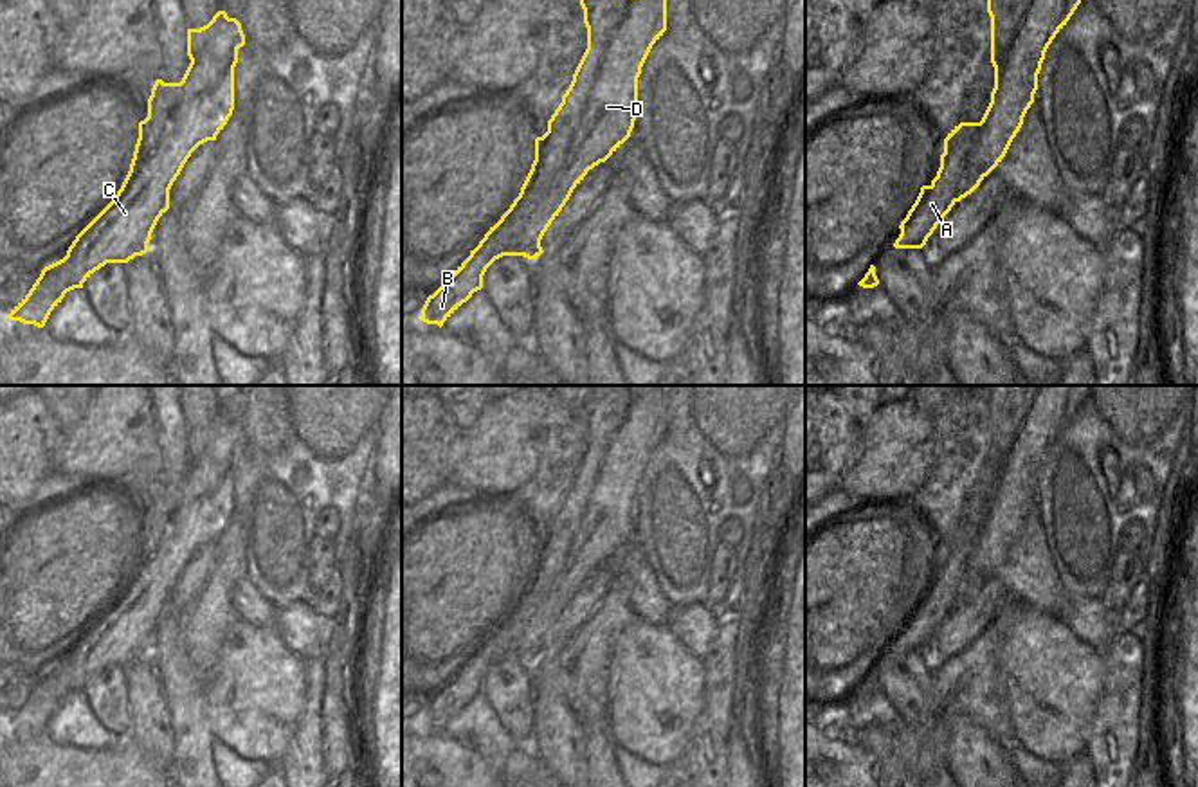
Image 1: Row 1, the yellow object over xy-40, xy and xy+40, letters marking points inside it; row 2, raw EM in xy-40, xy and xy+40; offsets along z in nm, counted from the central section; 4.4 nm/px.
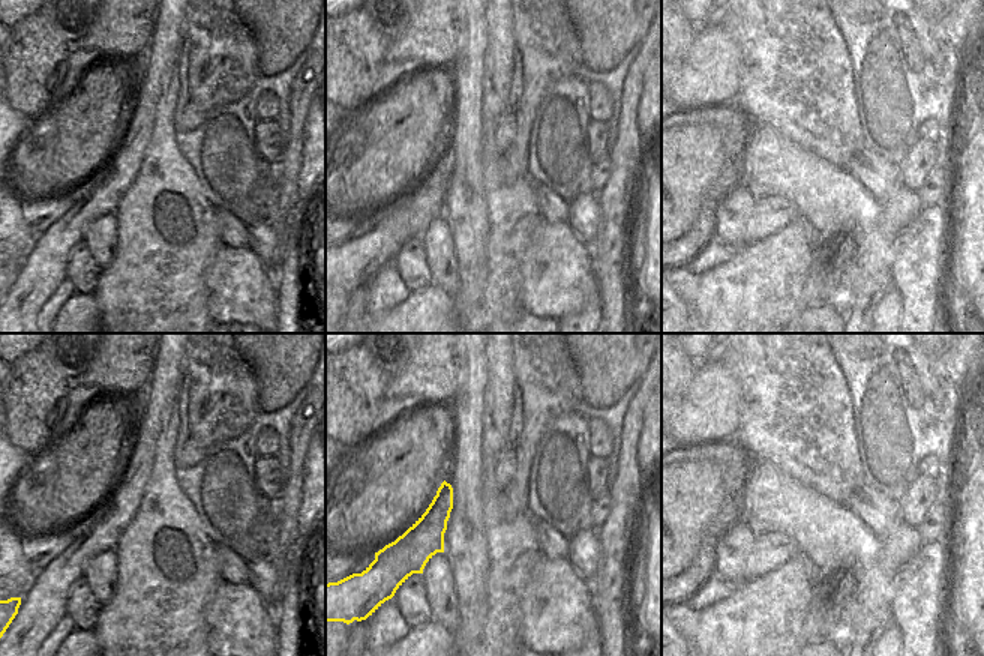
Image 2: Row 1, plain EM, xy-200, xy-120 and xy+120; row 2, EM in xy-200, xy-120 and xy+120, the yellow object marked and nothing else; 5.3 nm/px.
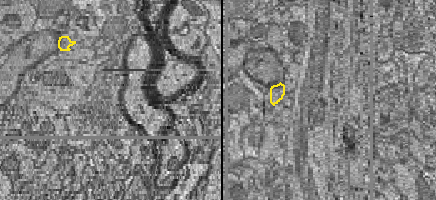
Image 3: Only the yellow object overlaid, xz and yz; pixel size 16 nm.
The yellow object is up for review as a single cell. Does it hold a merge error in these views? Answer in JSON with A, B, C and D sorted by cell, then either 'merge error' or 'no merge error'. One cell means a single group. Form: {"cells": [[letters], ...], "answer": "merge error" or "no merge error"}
{"cells": [["A"], ["B", "C", "D"]], "answer": "merge error"}

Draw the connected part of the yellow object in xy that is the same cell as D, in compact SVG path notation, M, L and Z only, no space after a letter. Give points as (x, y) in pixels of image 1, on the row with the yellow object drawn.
M632 0L613 34L584 117L566 160L537 207L522 218L512 207L490 227L470 256L427 297L420 321L443 322L483 288L486 268L503 256L535 259L540 240L589 169L605 162L629 137L638 117L638 77L652 45L667 31L667 0Z

